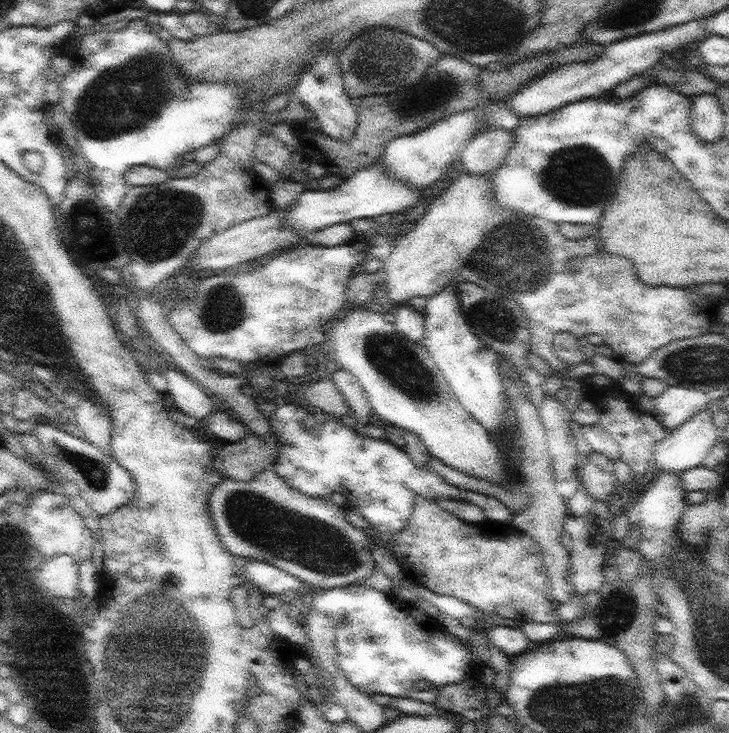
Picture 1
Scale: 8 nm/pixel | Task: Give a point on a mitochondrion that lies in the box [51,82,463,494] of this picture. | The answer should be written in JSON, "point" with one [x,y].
{"point":[161,222]}

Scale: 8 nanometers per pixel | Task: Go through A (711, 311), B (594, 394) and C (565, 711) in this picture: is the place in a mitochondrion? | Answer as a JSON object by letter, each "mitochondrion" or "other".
{"A":"other","B":"other","C":"mitochondrion"}

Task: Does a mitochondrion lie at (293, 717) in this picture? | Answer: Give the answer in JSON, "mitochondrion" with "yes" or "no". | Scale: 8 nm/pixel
{"mitochondrion":"no"}

